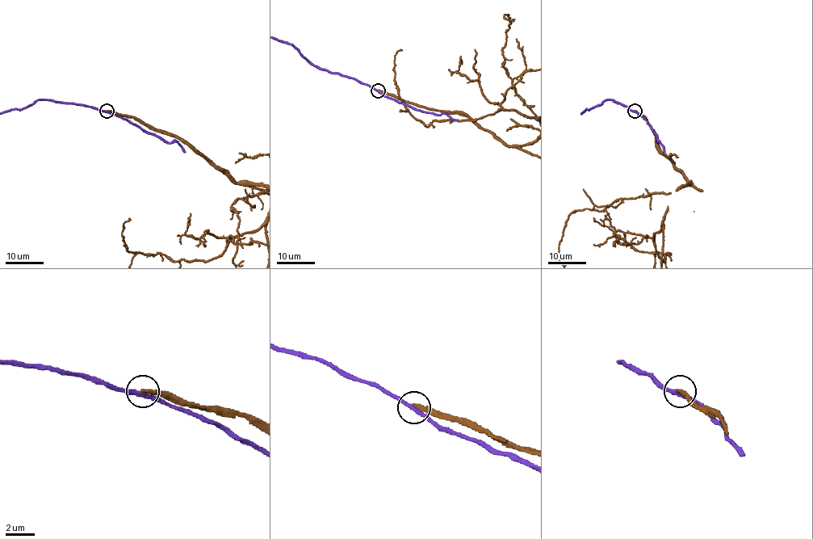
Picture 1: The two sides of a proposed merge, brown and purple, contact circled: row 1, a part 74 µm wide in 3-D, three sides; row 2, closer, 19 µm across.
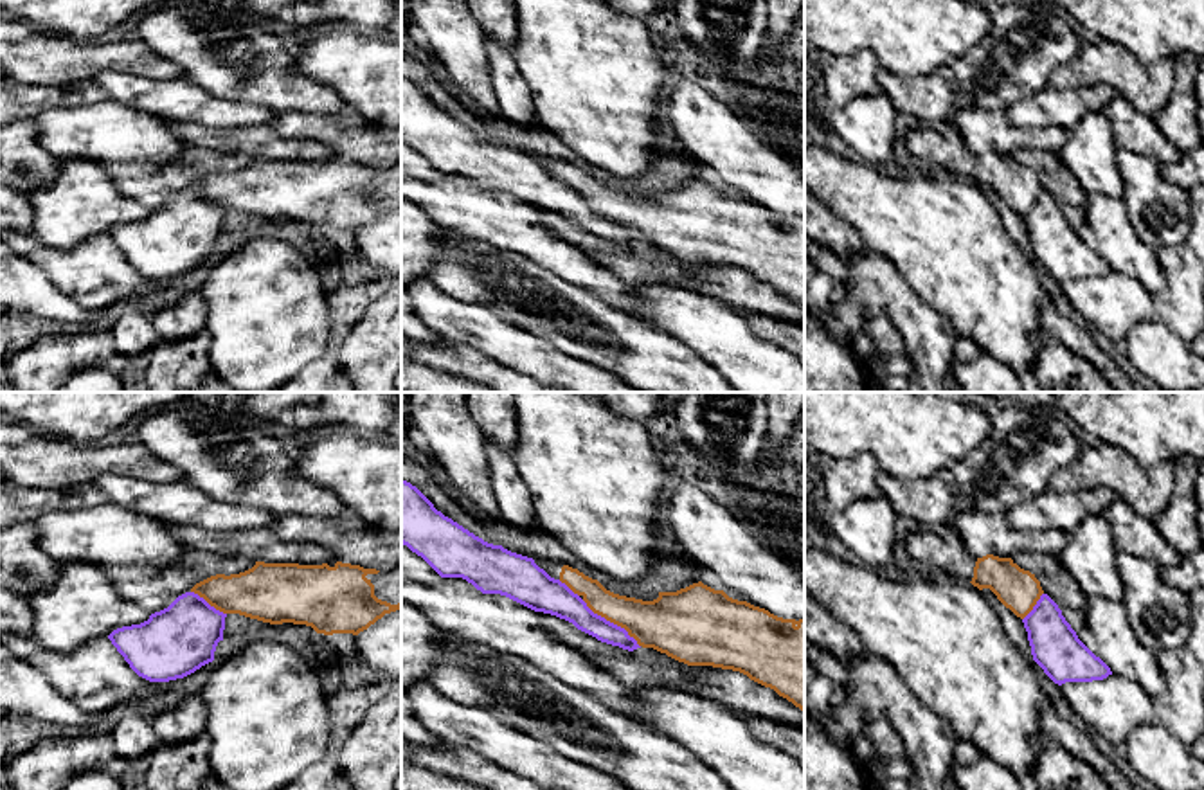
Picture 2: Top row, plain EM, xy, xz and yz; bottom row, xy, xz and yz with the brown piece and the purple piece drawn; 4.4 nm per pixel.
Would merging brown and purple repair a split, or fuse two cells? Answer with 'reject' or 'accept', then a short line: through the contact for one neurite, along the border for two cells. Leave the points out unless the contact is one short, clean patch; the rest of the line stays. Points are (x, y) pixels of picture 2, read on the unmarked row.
reject; line xz (582, 197), (594, 209), (619, 222), (639, 243)

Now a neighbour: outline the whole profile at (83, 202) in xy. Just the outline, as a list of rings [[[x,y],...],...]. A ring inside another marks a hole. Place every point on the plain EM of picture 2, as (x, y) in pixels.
[[[59,158],[54,182],[25,196],[32,205],[32,234],[56,248],[77,247],[151,212],[121,194],[99,162],[77,158]]]

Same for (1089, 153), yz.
[[[1100,112],[1085,115],[1071,128],[1069,139],[1055,155],[1087,194],[1119,198],[1123,178],[1116,164],[1116,151],[1112,124]]]

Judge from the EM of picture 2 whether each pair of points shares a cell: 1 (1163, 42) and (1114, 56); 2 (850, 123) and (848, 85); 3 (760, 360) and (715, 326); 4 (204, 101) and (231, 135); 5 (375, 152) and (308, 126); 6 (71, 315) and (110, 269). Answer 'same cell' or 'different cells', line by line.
1: different cells
2: different cells
3: same cell
4: different cells
5: same cell
6: different cells

